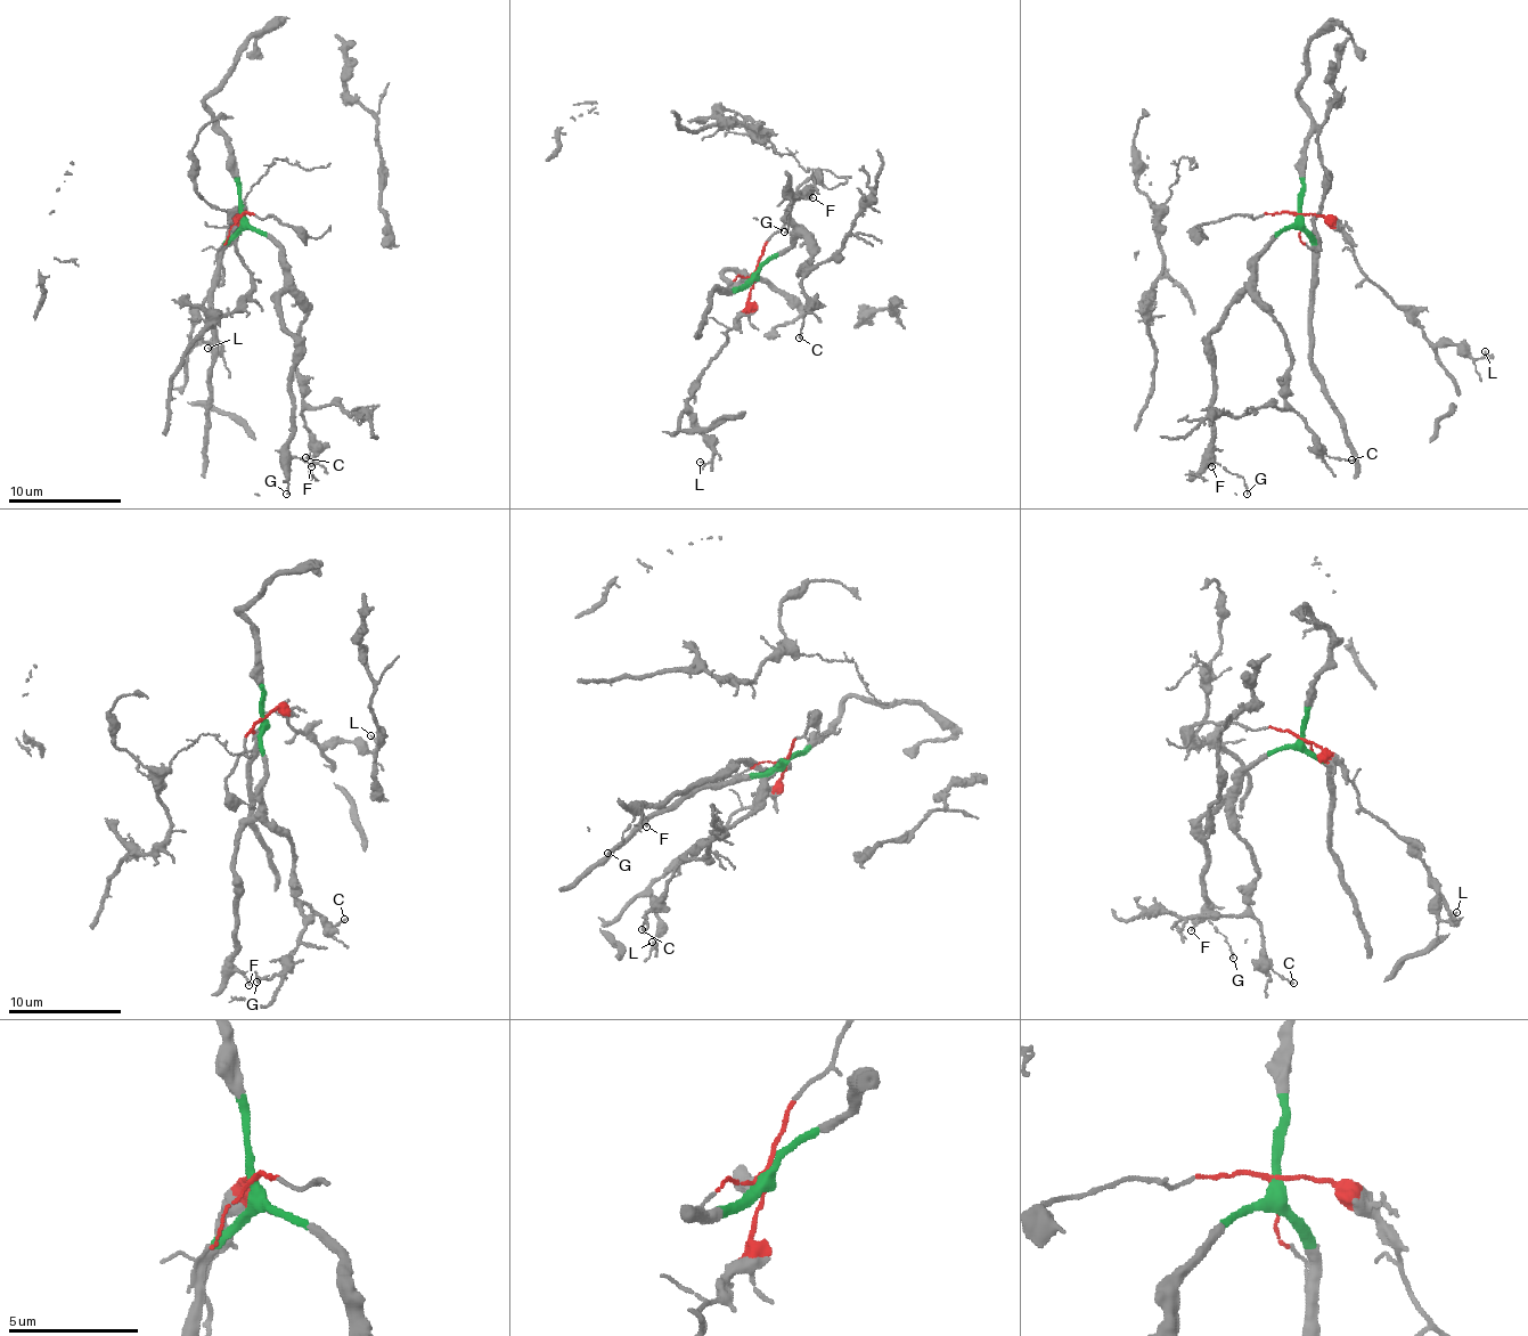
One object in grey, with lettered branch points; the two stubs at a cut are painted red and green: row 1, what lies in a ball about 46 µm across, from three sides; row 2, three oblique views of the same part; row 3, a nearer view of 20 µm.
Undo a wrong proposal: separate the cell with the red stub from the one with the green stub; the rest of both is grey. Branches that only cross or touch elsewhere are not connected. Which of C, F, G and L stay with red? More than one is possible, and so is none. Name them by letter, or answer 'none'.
L

